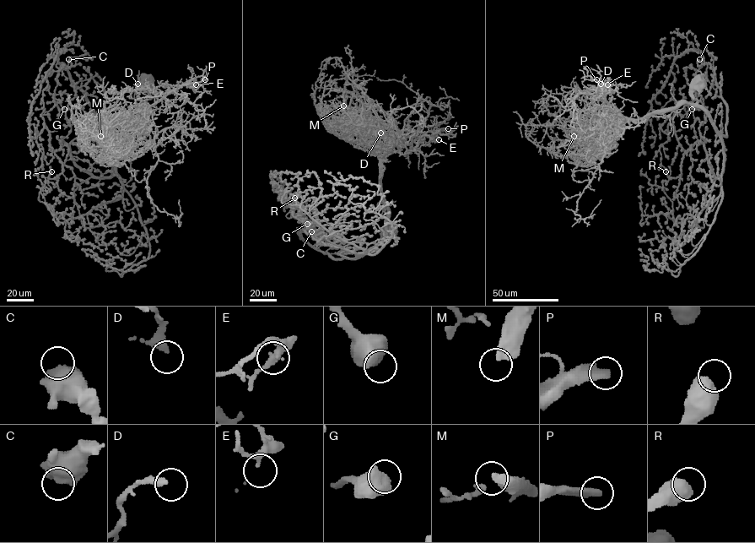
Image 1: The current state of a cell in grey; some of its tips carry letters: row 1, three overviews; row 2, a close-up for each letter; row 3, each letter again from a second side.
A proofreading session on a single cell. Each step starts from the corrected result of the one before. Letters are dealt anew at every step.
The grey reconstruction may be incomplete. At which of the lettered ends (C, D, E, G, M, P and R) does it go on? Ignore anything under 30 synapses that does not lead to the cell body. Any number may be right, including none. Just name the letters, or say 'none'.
M, P

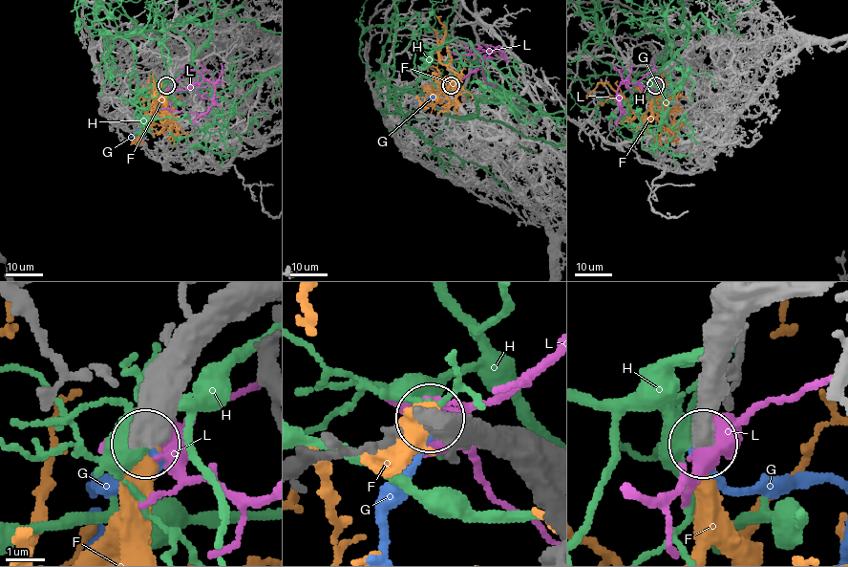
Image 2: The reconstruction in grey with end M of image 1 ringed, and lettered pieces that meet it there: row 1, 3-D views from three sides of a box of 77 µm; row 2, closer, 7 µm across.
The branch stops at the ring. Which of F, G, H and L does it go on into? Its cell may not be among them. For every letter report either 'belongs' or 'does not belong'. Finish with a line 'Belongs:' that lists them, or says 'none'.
F: belongs
G: does not belong
H: does not belong
L: does not belong
Belongs: F

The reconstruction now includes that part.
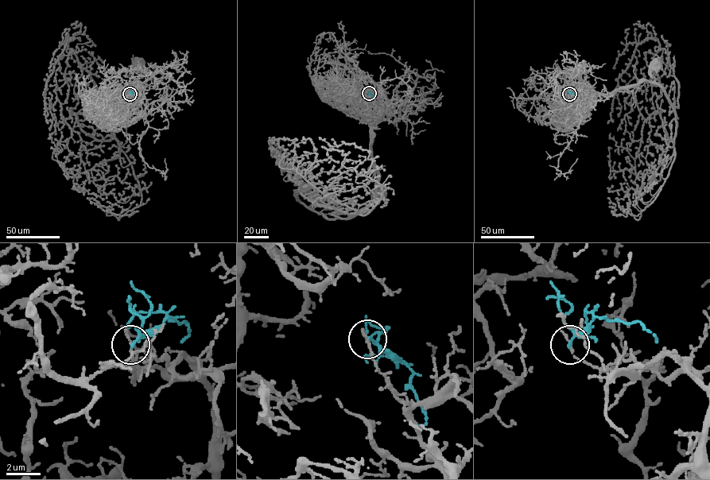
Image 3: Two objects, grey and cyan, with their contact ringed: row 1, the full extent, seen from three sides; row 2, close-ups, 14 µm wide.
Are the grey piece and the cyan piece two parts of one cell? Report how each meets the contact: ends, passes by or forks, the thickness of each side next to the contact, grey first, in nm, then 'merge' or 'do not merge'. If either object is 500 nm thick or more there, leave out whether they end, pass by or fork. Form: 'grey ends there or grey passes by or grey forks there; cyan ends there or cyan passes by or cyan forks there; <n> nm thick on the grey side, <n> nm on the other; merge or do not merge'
grey ends there; cyan passes by; 170 nm thick on the grey side, 120 nm on the other; do not merge

